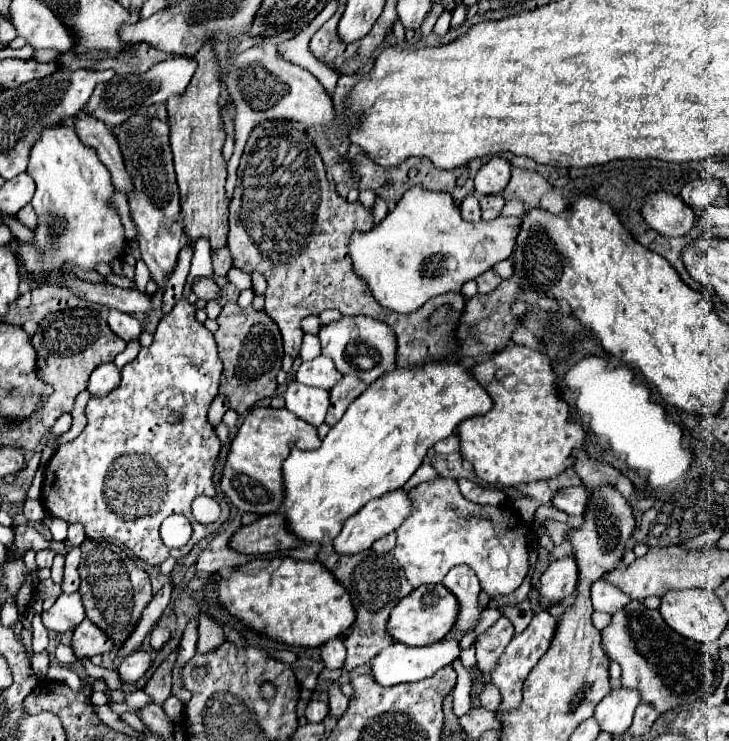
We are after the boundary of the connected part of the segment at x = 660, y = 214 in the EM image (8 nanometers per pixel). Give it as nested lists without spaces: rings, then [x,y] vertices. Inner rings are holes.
[[[649,192],[641,206],[643,220],[663,236],[683,236],[687,234],[697,216],[693,210],[679,198],[669,192]]]

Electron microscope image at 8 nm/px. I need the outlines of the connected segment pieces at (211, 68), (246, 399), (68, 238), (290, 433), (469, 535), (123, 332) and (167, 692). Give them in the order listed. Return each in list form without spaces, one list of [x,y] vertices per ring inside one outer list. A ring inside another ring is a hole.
[[[211,42],[195,54],[199,62],[195,78],[191,78],[183,96],[175,96],[167,100],[167,114],[171,126],[171,150],[175,158],[177,184],[181,192],[181,220],[183,232],[189,244],[195,244],[199,238],[207,238],[211,242],[211,254],[215,250],[227,246],[229,234],[229,198],[225,196],[225,180],[227,180],[227,162],[221,156],[225,132],[221,120],[221,68],[217,64]]]
[[[225,304],[217,324],[219,330],[215,332],[215,342],[219,348],[219,358],[225,366],[219,394],[225,394],[231,408],[235,408],[237,414],[243,414],[257,400],[273,396],[277,390],[275,376],[281,370],[283,358],[281,332],[263,310],[255,310],[253,306],[241,308],[239,304]]]
[[[69,124],[43,128],[41,138],[31,148],[27,174],[35,180],[31,204],[39,216],[39,228],[35,230],[35,244],[19,242],[19,252],[31,278],[45,282],[51,270],[71,272],[65,266],[67,260],[83,270],[93,270],[99,262],[109,264],[113,258],[123,256],[123,226],[117,212],[107,204],[115,190],[109,170],[95,158],[91,148],[79,142]]]
[[[253,408],[245,416],[241,428],[231,440],[225,468],[221,474],[221,490],[241,512],[273,514],[279,512],[283,500],[283,478],[281,464],[289,456],[289,442],[301,450],[315,450],[321,440],[317,438],[315,426],[303,422],[287,408]]]
[[[435,478],[431,482],[421,482],[419,486],[409,490],[409,500],[411,500],[411,514],[395,530],[397,546],[393,548],[393,554],[399,560],[403,572],[413,588],[417,588],[421,584],[439,584],[445,578],[445,574],[453,566],[459,566],[459,564],[469,566],[477,574],[477,578],[483,586],[483,592],[487,592],[489,598],[507,596],[523,584],[523,580],[529,572],[527,532],[531,532],[531,528],[521,524],[523,520],[517,514],[517,510],[501,508],[501,506],[473,504],[463,498],[463,494],[459,492],[459,486],[453,478]]]
[[[111,310],[109,314],[109,328],[125,342],[133,342],[133,340],[139,340],[139,334],[141,334],[141,324],[129,316],[129,314],[123,314],[119,310]]]
[[[177,652],[169,654],[167,660],[155,670],[155,674],[151,676],[151,680],[149,680],[147,686],[145,686],[145,692],[147,692],[157,704],[163,704],[163,702],[171,696],[171,679],[175,658],[177,658]]]

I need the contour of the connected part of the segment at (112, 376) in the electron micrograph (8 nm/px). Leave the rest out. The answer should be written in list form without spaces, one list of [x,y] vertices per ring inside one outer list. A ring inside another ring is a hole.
[[[111,362],[111,364],[101,364],[97,370],[93,370],[91,380],[89,380],[89,392],[93,396],[103,396],[121,382],[121,370]]]

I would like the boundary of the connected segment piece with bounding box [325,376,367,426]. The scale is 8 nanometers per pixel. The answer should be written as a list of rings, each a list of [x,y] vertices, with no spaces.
[[[343,376],[343,382],[339,382],[339,386],[335,386],[329,394],[331,394],[331,406],[325,418],[327,426],[335,426],[341,416],[345,414],[345,410],[349,408],[349,404],[361,396],[367,390],[367,384],[361,378],[355,376]]]

